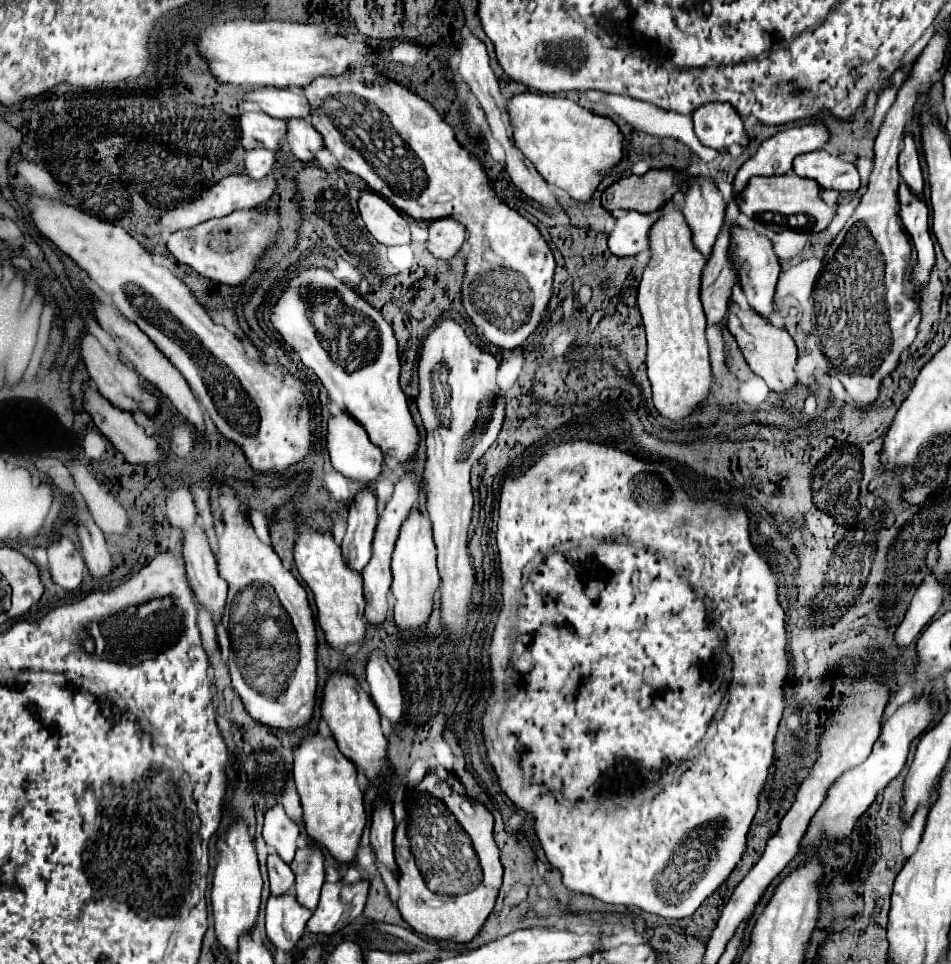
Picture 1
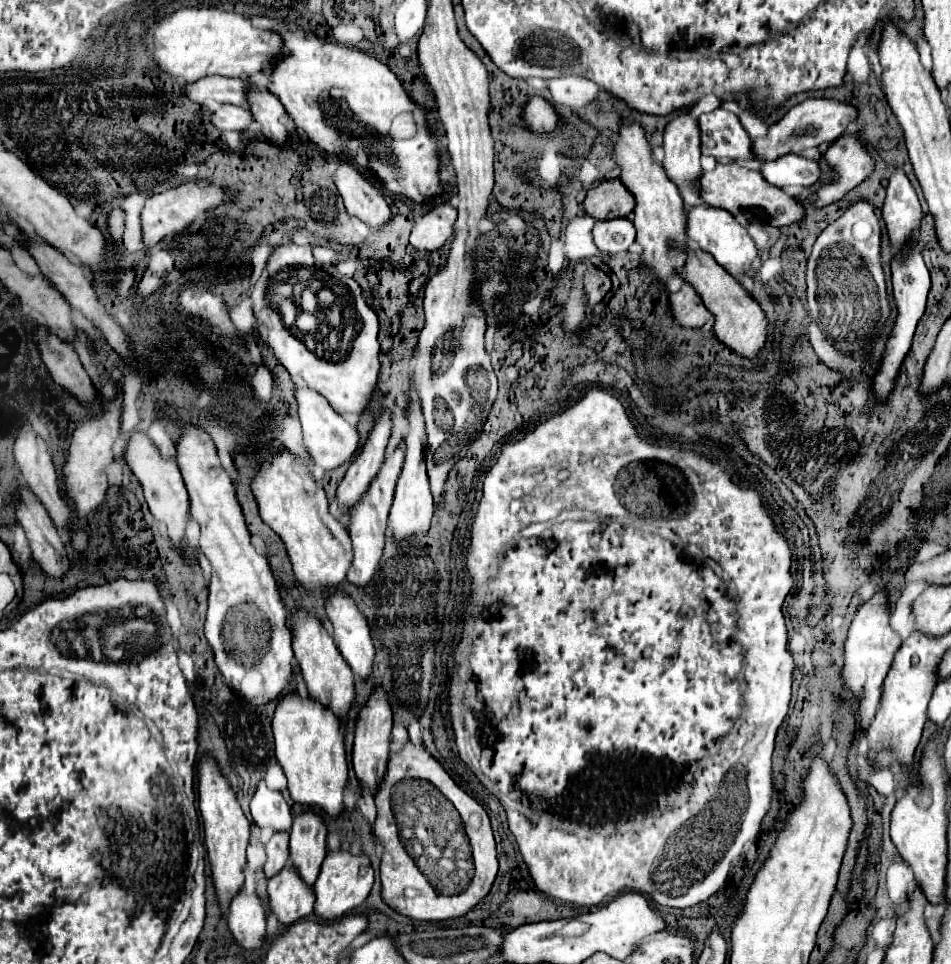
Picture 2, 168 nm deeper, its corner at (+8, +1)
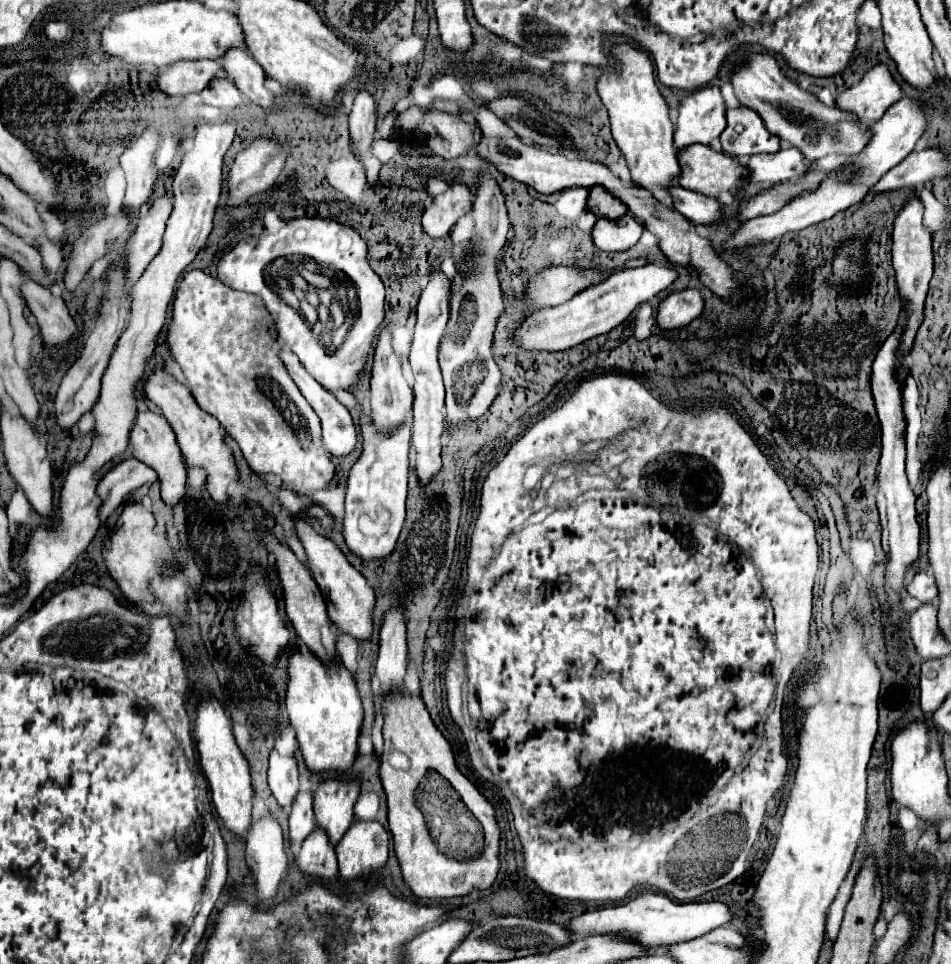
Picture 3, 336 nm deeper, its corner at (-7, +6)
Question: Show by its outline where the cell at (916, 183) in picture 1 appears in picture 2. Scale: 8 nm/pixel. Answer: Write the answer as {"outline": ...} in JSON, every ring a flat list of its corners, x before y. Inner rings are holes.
{"outline":[[897,168,887,186,887,198,883,206,883,220,887,224,887,232,891,238,891,244,897,248,903,248,905,242,913,240,915,230,921,222,921,206,917,200,917,194,907,178,907,174]]}

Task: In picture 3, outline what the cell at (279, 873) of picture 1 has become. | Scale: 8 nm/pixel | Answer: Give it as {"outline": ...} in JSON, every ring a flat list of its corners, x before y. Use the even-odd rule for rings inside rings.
{"outline":[[300,791,292,803,290,811,290,839,302,841,314,829,314,811,312,811,312,791]]}

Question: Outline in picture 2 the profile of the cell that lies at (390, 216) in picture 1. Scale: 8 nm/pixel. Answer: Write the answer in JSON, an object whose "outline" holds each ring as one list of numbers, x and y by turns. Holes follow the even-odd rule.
{"outline":[[341,162,337,166,335,184,345,202,347,212,359,218,371,230,381,230,391,222,393,214,383,192,367,178,363,178,361,172,353,168,353,164]]}

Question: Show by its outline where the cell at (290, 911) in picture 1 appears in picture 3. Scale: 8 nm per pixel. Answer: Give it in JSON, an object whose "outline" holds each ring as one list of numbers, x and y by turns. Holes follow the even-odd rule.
{"outline":[[314,827,314,831,304,839,296,863,306,875,322,877,324,881,330,881,338,873,334,845,322,827]]}

